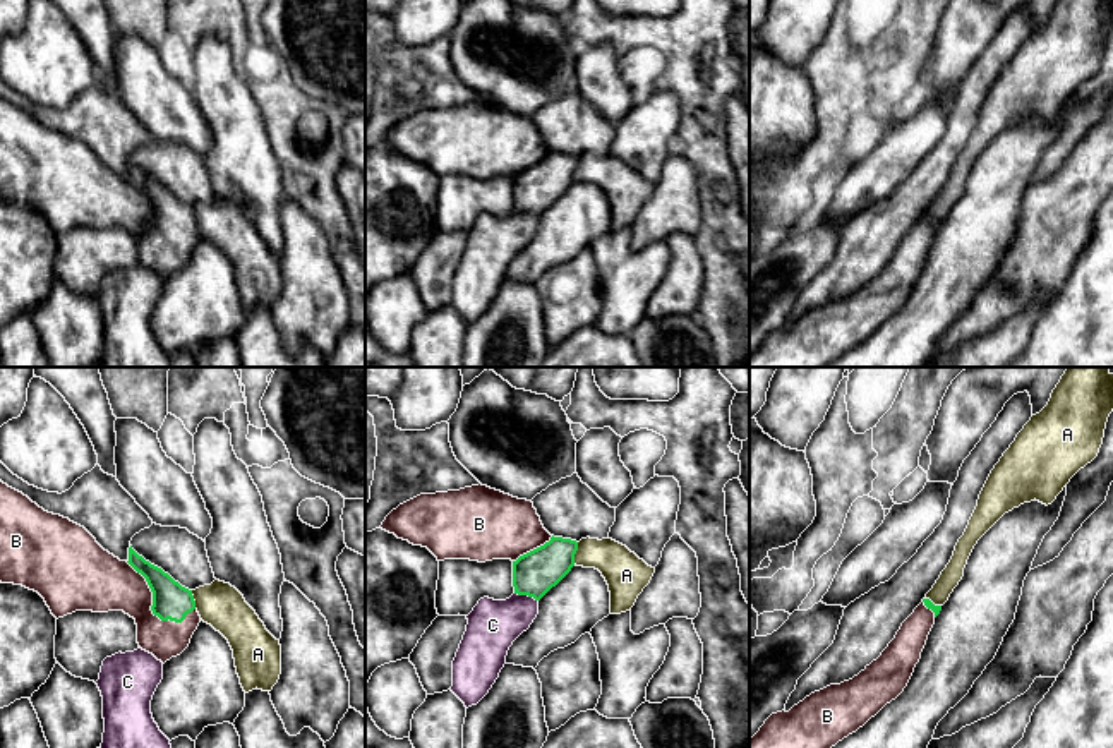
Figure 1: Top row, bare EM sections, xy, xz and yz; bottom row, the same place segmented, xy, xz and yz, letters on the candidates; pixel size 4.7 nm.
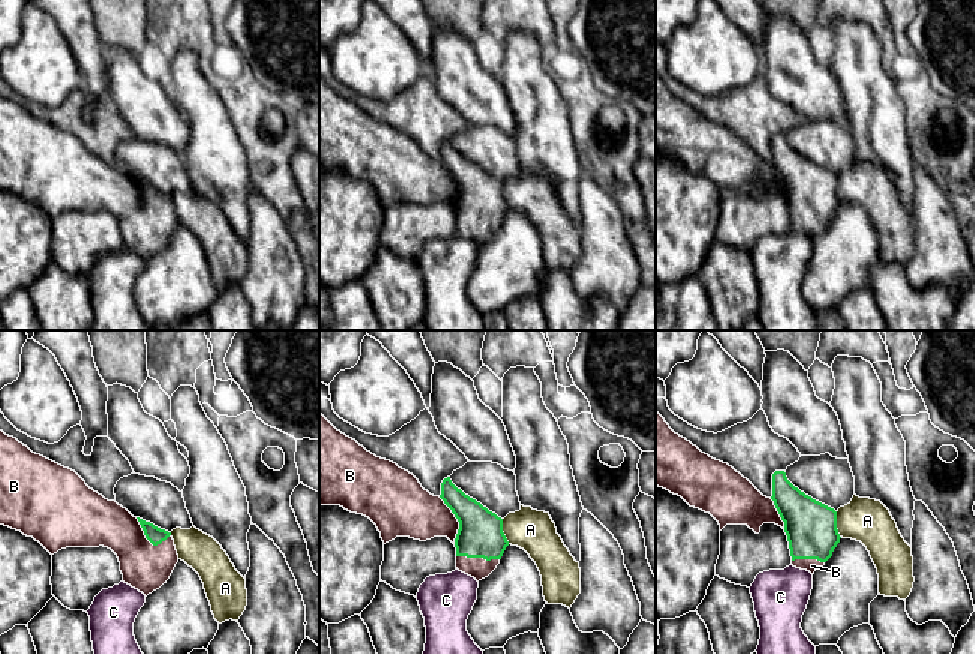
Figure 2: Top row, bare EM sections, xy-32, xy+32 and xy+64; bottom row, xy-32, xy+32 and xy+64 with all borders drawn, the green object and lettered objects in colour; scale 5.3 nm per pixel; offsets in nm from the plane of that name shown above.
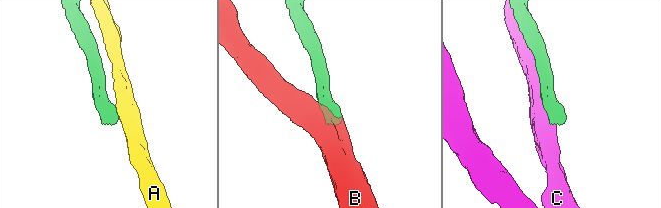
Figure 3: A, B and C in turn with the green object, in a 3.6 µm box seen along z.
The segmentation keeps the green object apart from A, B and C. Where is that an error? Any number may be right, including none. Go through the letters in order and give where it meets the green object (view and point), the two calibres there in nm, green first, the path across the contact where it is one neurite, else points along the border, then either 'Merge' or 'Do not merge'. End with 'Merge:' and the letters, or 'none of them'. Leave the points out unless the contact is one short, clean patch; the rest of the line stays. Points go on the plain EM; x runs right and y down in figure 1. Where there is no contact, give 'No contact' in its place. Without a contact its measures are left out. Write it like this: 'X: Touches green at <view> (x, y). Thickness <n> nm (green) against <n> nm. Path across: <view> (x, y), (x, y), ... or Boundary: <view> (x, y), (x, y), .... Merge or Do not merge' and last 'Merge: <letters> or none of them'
A: Touches green at xz (575, 168). Thickness 200 nm (green) against 190 nm. Boundary: xz (578, 158), (573, 179). Do not merge
B: Touches green at xy (151, 223). Thickness 180 nm (green) against 260 nm. Merge
C: Touches green at xz (527, 210). Thickness 200 nm (green) against 240 nm. Do not merge
Merge: B

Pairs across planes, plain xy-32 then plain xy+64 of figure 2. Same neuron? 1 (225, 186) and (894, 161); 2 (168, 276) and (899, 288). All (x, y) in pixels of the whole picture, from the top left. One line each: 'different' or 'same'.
1: same
2: different

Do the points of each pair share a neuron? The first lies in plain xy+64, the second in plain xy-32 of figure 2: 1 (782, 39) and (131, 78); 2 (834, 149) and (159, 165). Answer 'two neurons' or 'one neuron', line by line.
1: one neuron
2: one neuron

